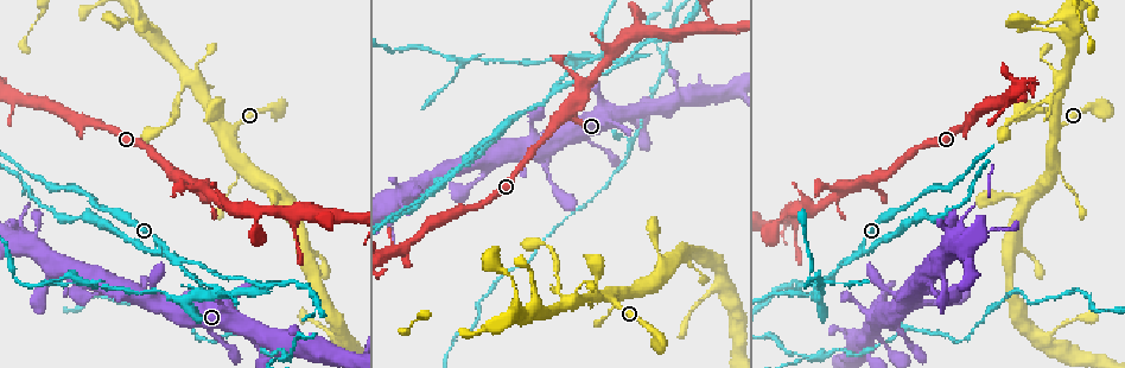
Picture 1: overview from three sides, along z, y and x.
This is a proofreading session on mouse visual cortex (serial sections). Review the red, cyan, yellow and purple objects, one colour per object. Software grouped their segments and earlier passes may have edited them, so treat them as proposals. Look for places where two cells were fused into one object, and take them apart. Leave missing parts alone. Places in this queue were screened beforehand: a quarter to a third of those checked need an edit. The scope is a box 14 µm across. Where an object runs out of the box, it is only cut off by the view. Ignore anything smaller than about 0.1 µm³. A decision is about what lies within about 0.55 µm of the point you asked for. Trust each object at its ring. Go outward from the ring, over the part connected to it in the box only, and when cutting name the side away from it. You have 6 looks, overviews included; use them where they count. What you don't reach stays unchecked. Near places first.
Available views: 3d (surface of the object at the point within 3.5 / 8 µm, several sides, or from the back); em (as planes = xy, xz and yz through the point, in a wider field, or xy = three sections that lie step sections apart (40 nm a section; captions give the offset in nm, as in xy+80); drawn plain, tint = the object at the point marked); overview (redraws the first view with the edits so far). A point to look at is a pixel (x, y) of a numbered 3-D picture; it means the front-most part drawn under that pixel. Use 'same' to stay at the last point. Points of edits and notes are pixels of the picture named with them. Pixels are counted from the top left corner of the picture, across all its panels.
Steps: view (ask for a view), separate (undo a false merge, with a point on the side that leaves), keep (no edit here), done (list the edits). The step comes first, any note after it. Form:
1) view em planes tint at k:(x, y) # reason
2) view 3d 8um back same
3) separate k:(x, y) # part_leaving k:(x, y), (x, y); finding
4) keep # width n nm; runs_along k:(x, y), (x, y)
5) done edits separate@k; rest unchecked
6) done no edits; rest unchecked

view 3d 8um at 1:(1057, 129) # two arms in line, one across

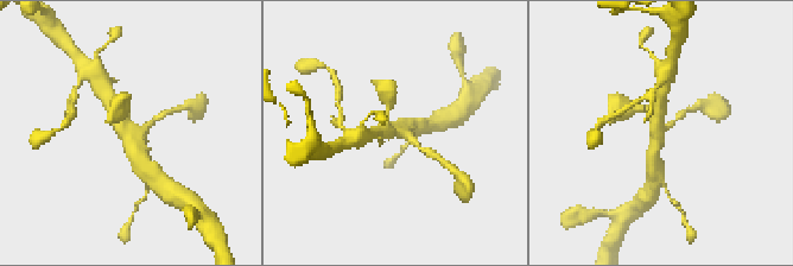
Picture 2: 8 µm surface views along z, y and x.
view 3d 3.5um at 2:(660, 134)

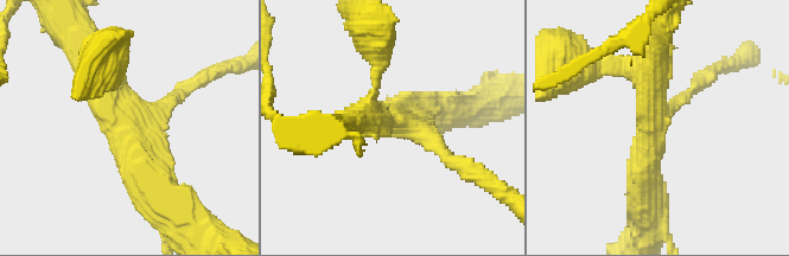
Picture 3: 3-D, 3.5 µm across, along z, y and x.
view em xy step 2 tint at 3:(136, 121) # arms 3; arm_widths 150, 450, 450 nm; need the tissue

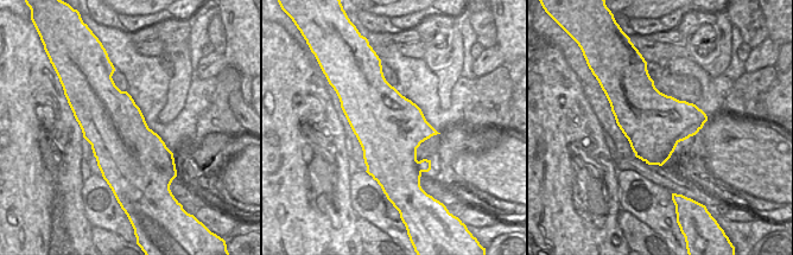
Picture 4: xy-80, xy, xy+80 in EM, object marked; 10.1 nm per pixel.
keep # runs_along 3:(698, 83), (649, 130), (647, 192); one cell here

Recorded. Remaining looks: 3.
view 3d 8um at 1:(182, 81) # abrupt turn

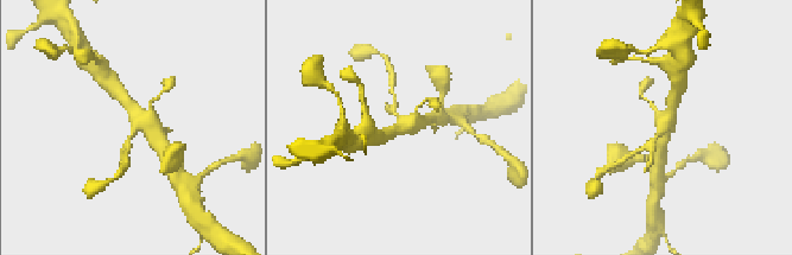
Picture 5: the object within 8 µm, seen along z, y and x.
view em xy step 1 tint at 5:(664, 123) # shape alone is not enough

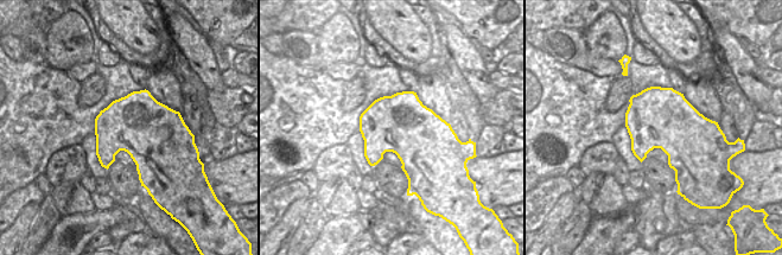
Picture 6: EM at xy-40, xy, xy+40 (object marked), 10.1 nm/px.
keep # runs_along 5:(165, 150), (121, 95); one cell here

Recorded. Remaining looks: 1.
done no edits; rest unchecked

